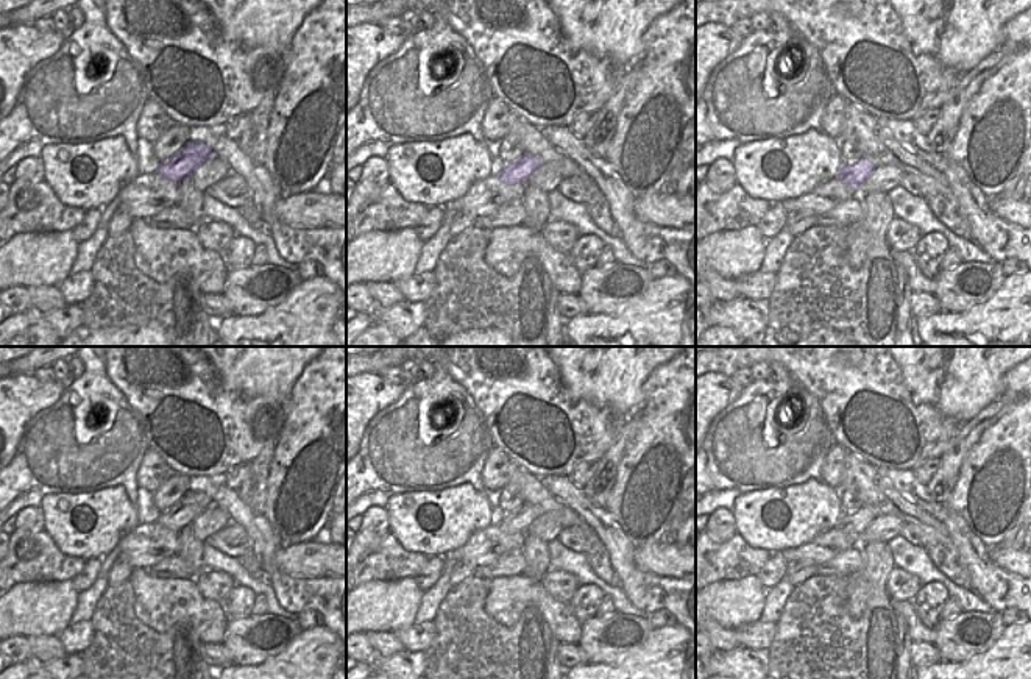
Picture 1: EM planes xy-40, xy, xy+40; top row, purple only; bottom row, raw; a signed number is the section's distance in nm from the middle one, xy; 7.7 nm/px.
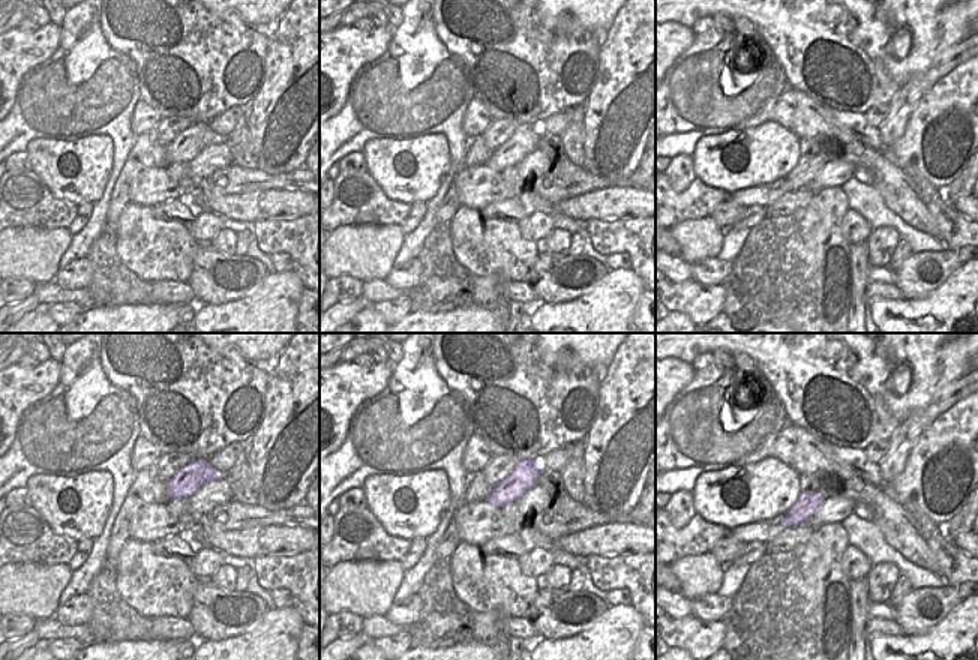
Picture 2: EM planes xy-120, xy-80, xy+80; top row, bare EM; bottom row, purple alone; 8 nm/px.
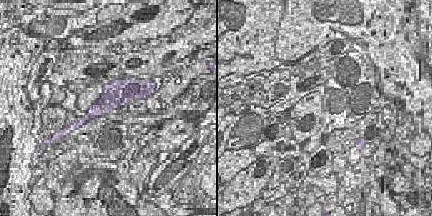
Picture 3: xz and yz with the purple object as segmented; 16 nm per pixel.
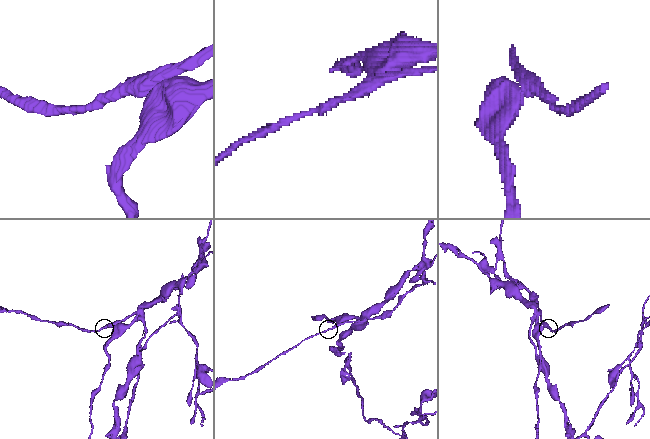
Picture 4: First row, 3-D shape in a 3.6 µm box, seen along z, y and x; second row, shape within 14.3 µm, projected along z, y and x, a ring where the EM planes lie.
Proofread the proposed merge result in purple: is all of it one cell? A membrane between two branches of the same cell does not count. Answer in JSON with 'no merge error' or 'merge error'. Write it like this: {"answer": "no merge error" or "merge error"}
{"answer": "merge error"}

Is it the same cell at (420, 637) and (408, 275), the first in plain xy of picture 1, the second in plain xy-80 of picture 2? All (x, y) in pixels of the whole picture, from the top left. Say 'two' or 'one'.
one

